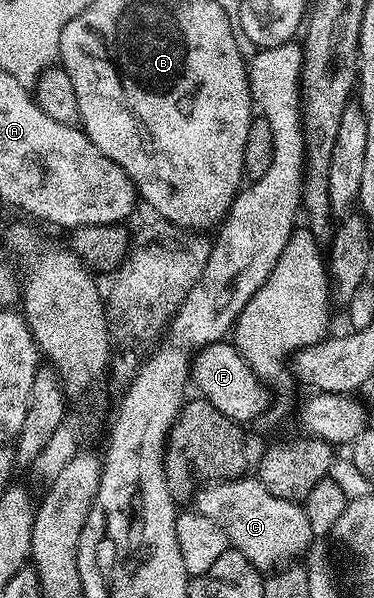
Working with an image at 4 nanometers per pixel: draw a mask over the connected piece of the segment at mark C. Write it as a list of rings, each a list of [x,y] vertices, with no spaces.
[[[242,475],[232,481],[214,481],[206,483],[195,494],[196,512],[207,515],[211,523],[218,524],[219,528],[227,535],[230,546],[237,549],[249,560],[256,569],[273,571],[306,552],[314,544],[315,538],[311,531],[311,523],[307,523],[304,508],[296,501],[279,499],[263,487],[263,483],[253,475]]]

